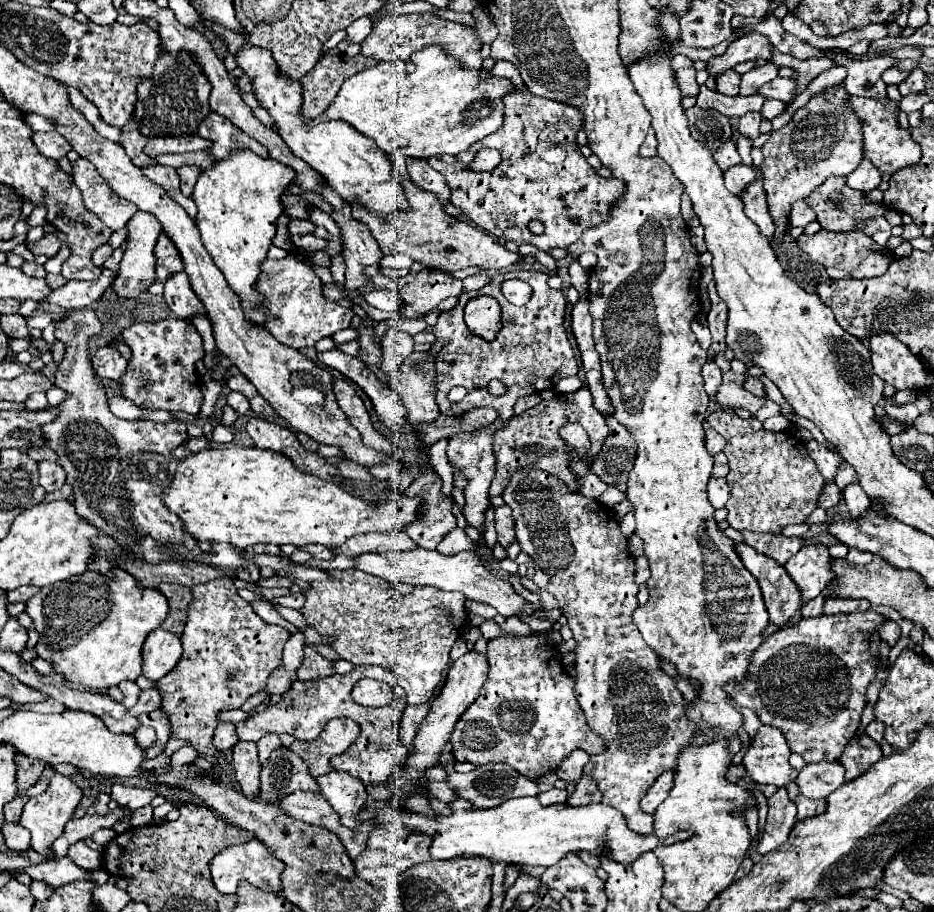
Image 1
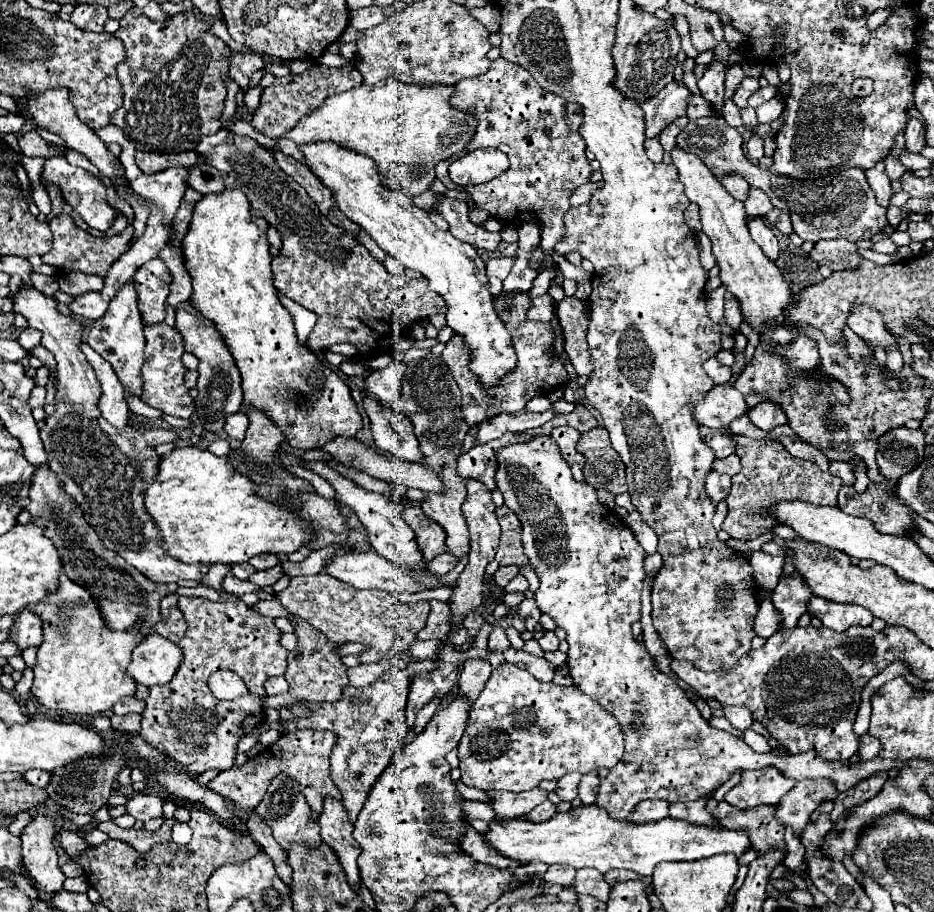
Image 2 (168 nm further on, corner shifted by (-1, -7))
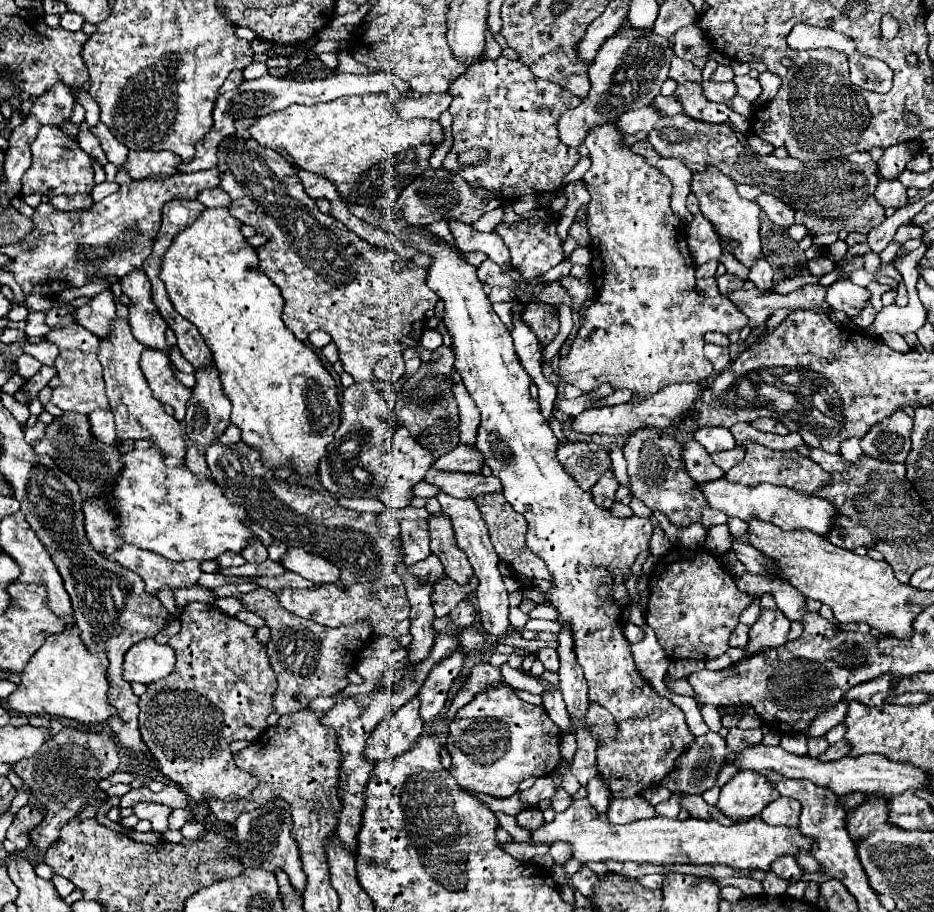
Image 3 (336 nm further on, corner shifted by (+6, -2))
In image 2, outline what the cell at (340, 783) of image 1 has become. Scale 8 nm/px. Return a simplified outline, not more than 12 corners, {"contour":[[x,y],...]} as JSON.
{"contour":[[326,798],[322,842],[334,848],[354,888],[360,882],[360,846],[342,800]]}

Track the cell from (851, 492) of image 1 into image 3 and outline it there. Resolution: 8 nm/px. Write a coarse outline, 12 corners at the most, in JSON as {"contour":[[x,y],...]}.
{"contour":[[859,439],[841,443],[841,455],[849,461],[861,457]]}

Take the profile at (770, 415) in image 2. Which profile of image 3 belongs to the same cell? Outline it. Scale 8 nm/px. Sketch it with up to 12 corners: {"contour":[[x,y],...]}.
{"contour":[[757,419],[753,427],[777,435],[789,433],[777,419]]}

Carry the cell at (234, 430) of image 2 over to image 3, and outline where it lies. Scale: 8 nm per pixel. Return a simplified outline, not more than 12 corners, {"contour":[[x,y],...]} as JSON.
{"contour":[[235,425],[227,427],[227,433],[219,437],[223,445],[235,445],[241,441],[241,433]]}

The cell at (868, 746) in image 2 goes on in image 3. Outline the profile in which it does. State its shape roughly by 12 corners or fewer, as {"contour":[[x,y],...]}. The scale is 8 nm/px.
{"contour":[[845,741],[831,745],[819,759],[837,761],[849,755]]}

